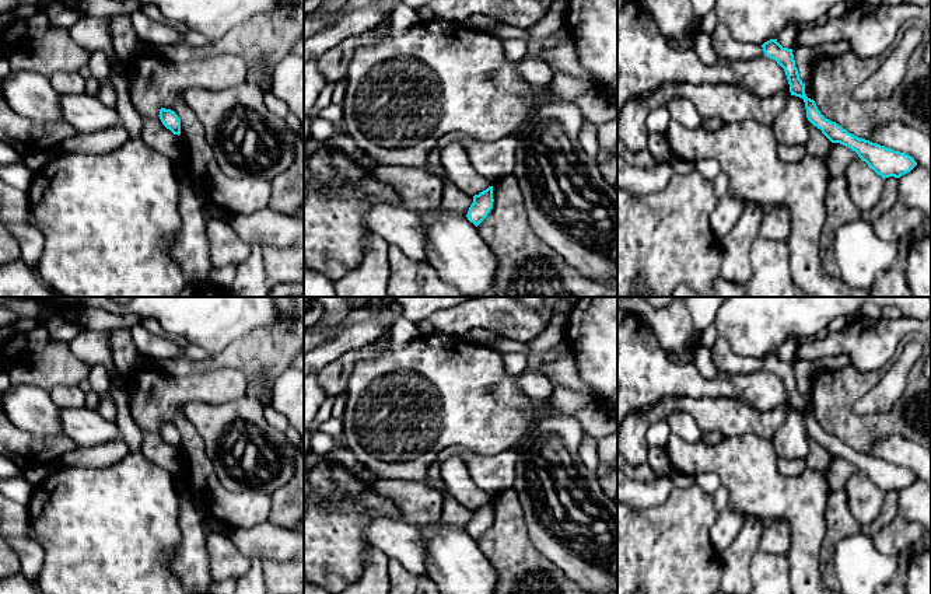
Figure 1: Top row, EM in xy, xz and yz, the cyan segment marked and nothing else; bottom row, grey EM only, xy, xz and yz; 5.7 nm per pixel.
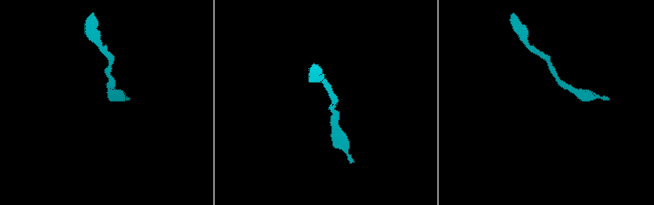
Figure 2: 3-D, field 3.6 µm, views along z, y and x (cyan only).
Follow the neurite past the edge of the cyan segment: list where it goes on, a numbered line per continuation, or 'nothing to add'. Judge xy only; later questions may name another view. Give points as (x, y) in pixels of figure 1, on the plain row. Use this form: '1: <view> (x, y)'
nothing to add

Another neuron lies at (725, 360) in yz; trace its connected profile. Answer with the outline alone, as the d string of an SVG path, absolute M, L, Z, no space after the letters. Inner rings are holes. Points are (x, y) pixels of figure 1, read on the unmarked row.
M717 336L711 347L711 359L721 373L748 374L764 370L763 361L755 357L743 357L734 353L722 336Z

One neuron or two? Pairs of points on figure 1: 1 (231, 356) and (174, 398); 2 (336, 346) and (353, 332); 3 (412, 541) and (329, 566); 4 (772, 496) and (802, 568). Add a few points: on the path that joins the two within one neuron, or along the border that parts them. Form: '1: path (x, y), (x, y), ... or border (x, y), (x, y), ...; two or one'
1: border (219, 367), (238, 369), (247, 384); two
2: path (340, 343), (349, 336); one
3: border (394, 520), (374, 517), (366, 526), (364, 537); two
4: path (790, 514), (802, 527), (802, 549); one

